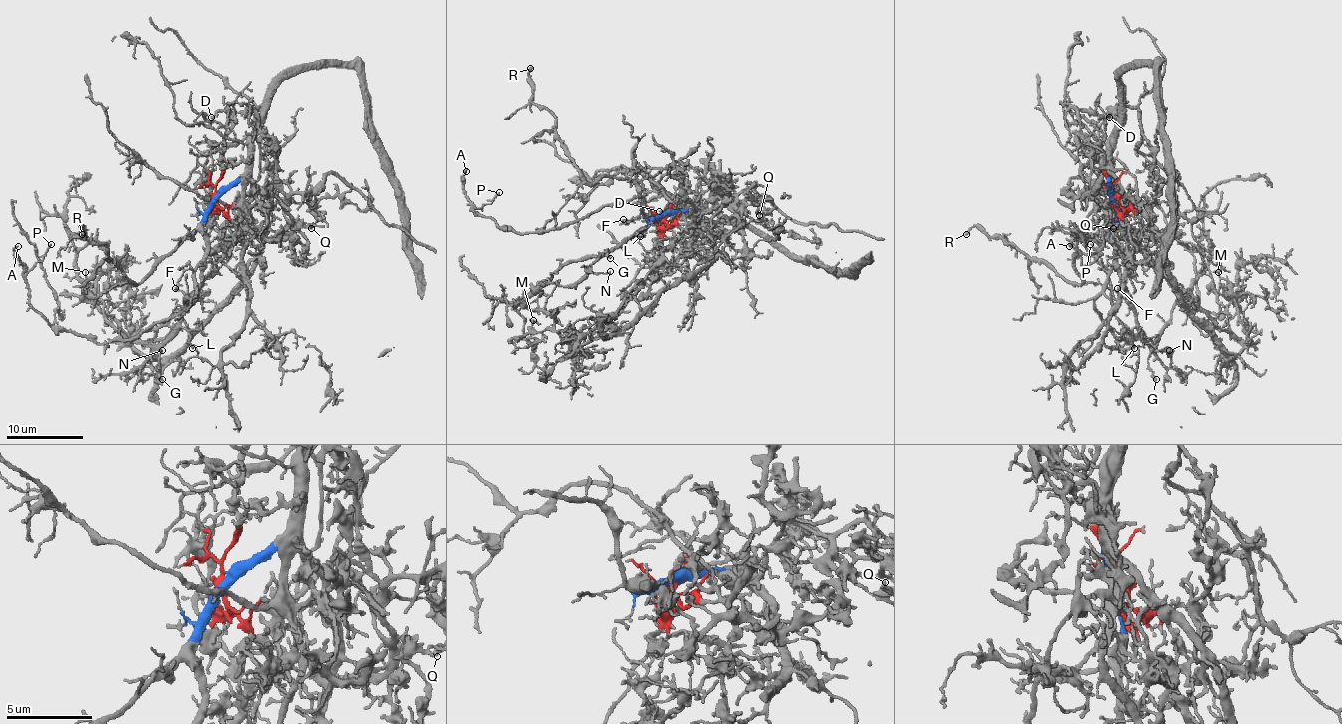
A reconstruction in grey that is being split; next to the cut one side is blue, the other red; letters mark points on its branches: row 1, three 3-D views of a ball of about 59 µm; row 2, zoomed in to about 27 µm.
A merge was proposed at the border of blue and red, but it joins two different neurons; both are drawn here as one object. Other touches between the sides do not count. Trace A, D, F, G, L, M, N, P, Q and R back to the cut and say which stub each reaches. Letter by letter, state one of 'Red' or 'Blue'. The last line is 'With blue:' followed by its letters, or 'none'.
A: Blue
D: Red
F: Blue
G: Blue
L: Blue
M: Red
N: Blue
P: Blue
Q: Red
R: Blue
With blue: A, F, G, L, N, P, R

